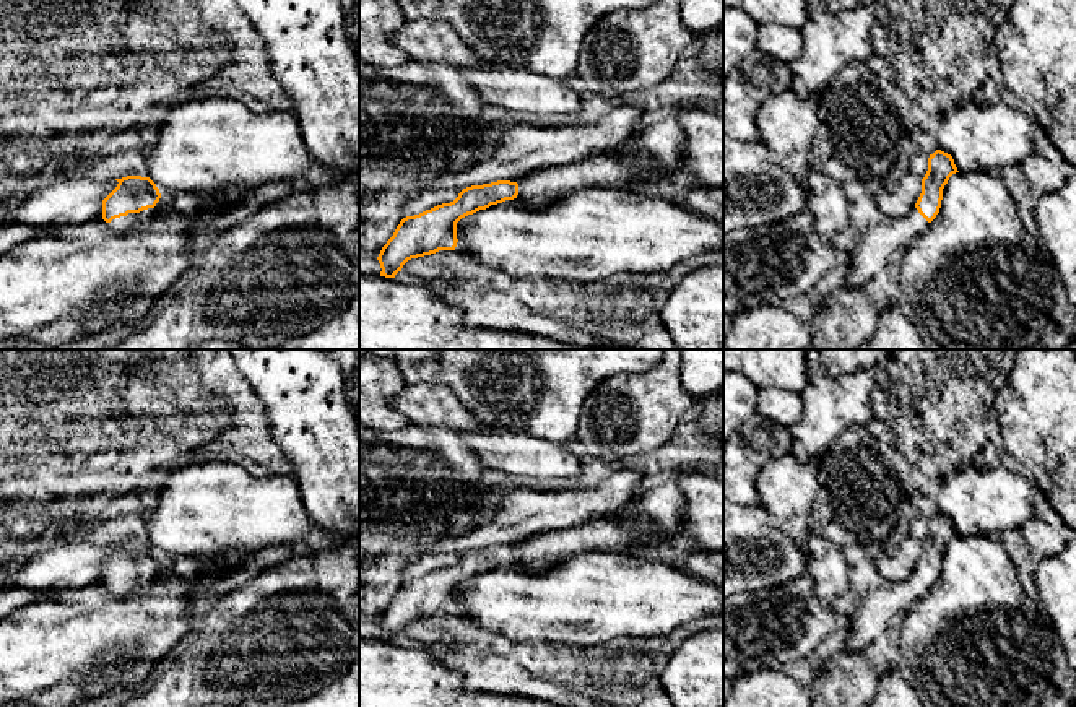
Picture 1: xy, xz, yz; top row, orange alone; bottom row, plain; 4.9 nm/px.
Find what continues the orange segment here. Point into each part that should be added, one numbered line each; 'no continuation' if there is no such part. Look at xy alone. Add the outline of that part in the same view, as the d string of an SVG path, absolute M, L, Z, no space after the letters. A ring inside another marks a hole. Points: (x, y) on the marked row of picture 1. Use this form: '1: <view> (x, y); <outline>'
1: xy (132, 220); M148 208L148 210L143 210L140 213L128 213L127 216L115 218L107 224L114 231L124 232L130 228L148 223L151 219L153 213L154 213L154 208Z

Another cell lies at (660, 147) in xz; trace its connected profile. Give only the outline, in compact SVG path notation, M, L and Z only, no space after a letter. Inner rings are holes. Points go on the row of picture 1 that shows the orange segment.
M678 106L668 117L652 125L649 130L637 137L639 151L634 158L621 158L613 154L597 154L574 164L564 164L556 167L545 167L520 179L518 195L515 200L533 205L535 208L556 202L559 197L567 195L572 190L582 189L621 189L629 190L632 184L644 174L653 174L657 177L673 176L681 164L681 154L686 146L684 133L678 124L678 114L686 106Z

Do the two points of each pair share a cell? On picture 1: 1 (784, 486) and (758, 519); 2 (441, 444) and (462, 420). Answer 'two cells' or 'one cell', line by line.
1: two cells
2: two cells

